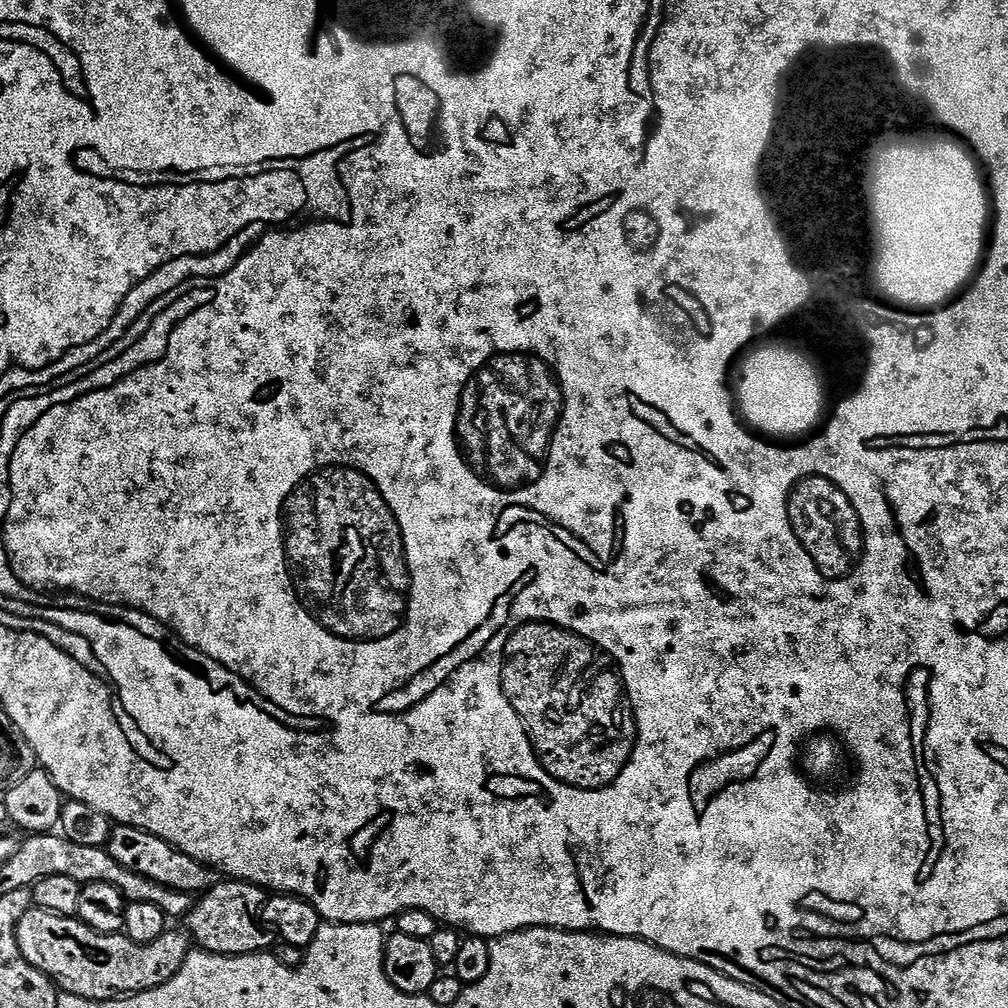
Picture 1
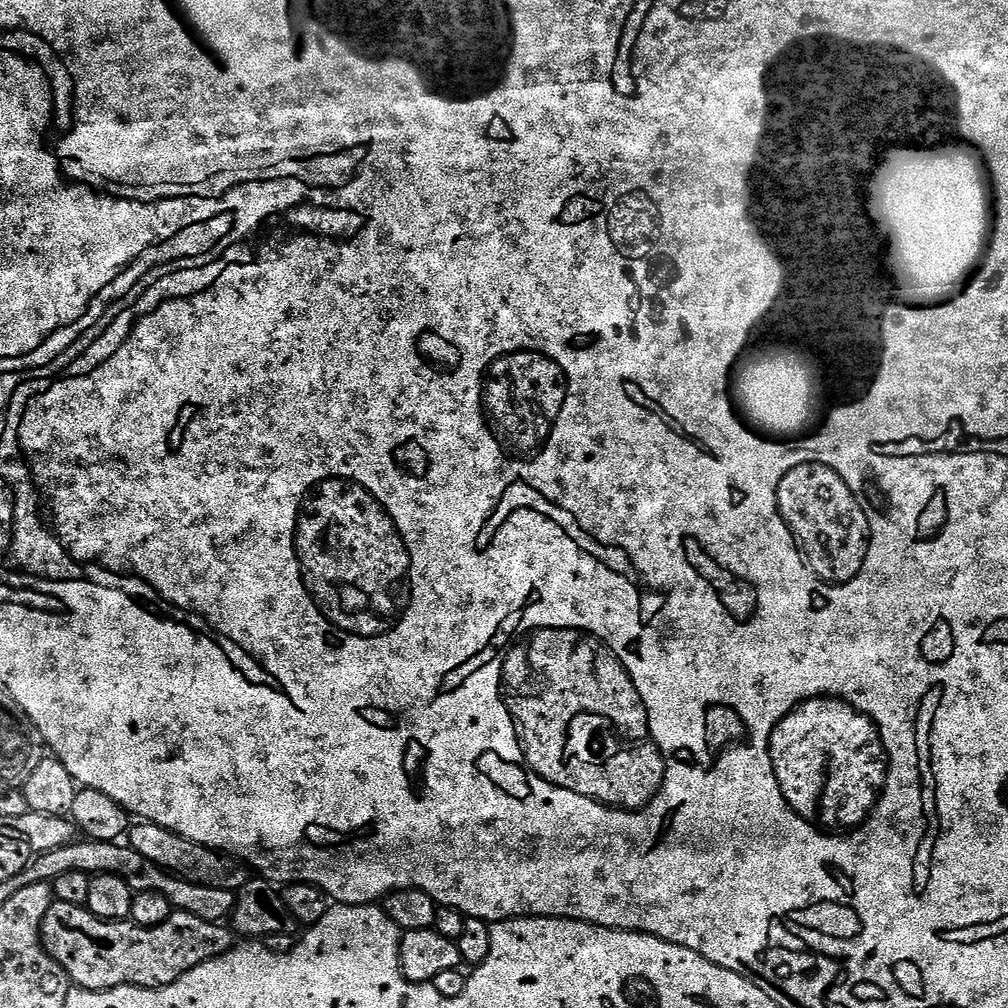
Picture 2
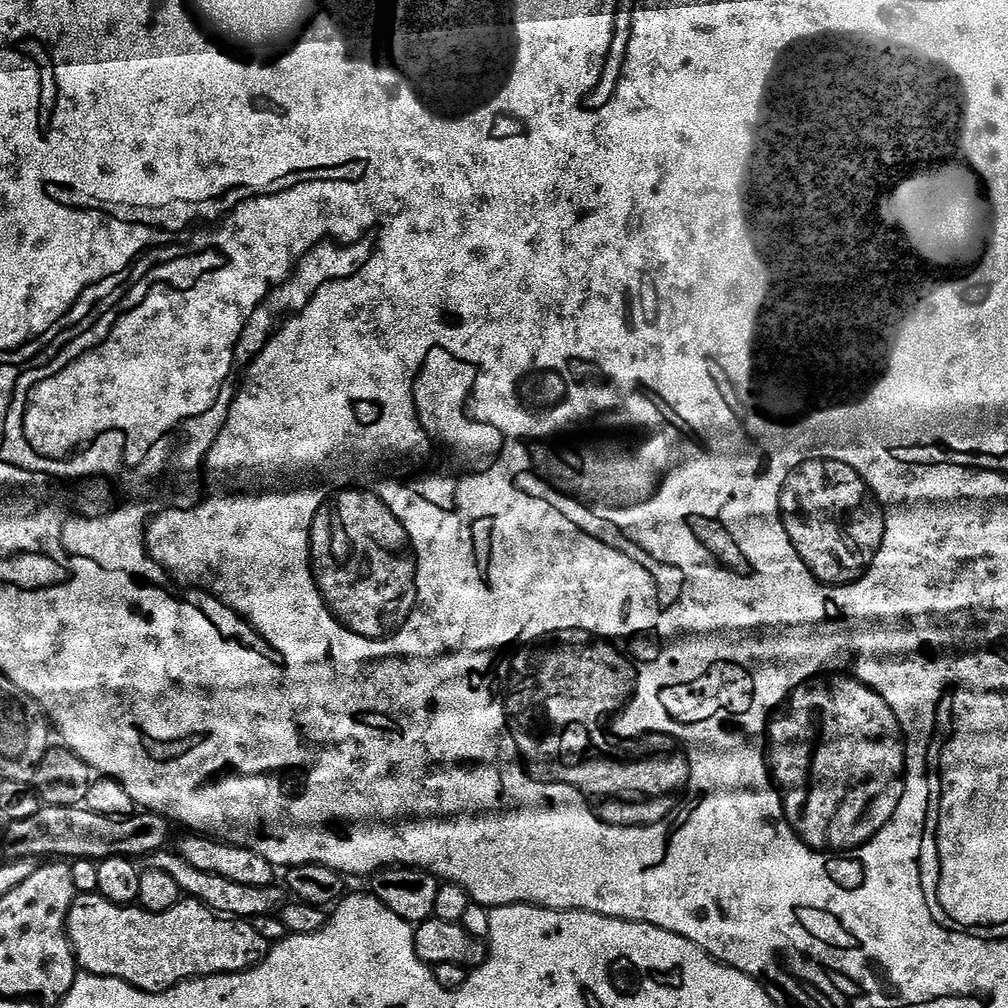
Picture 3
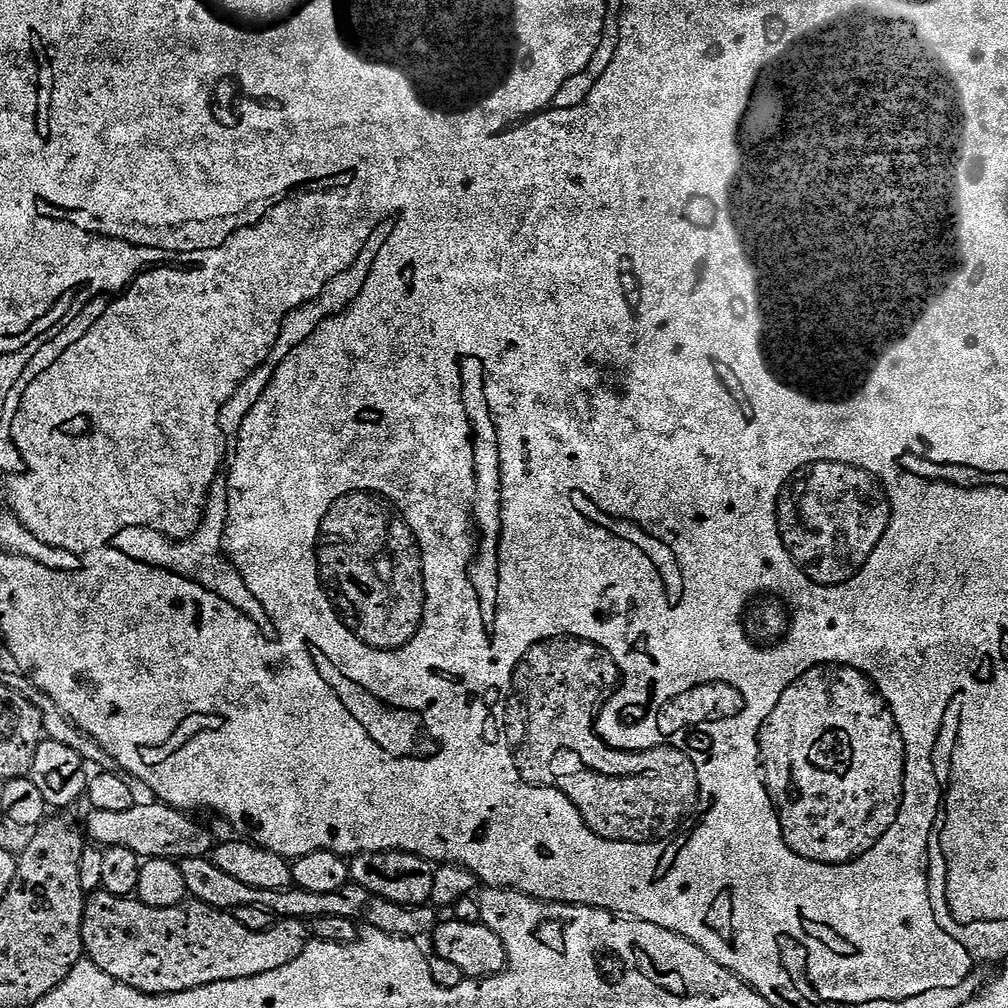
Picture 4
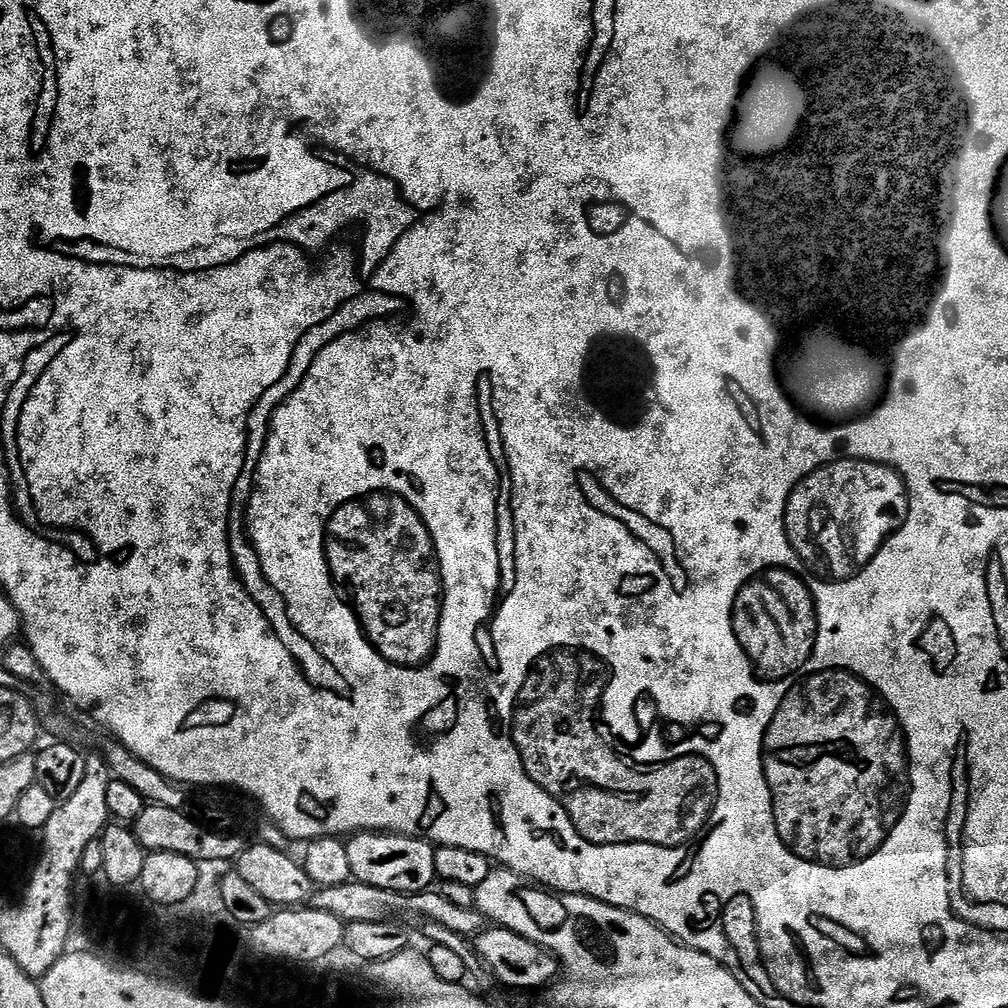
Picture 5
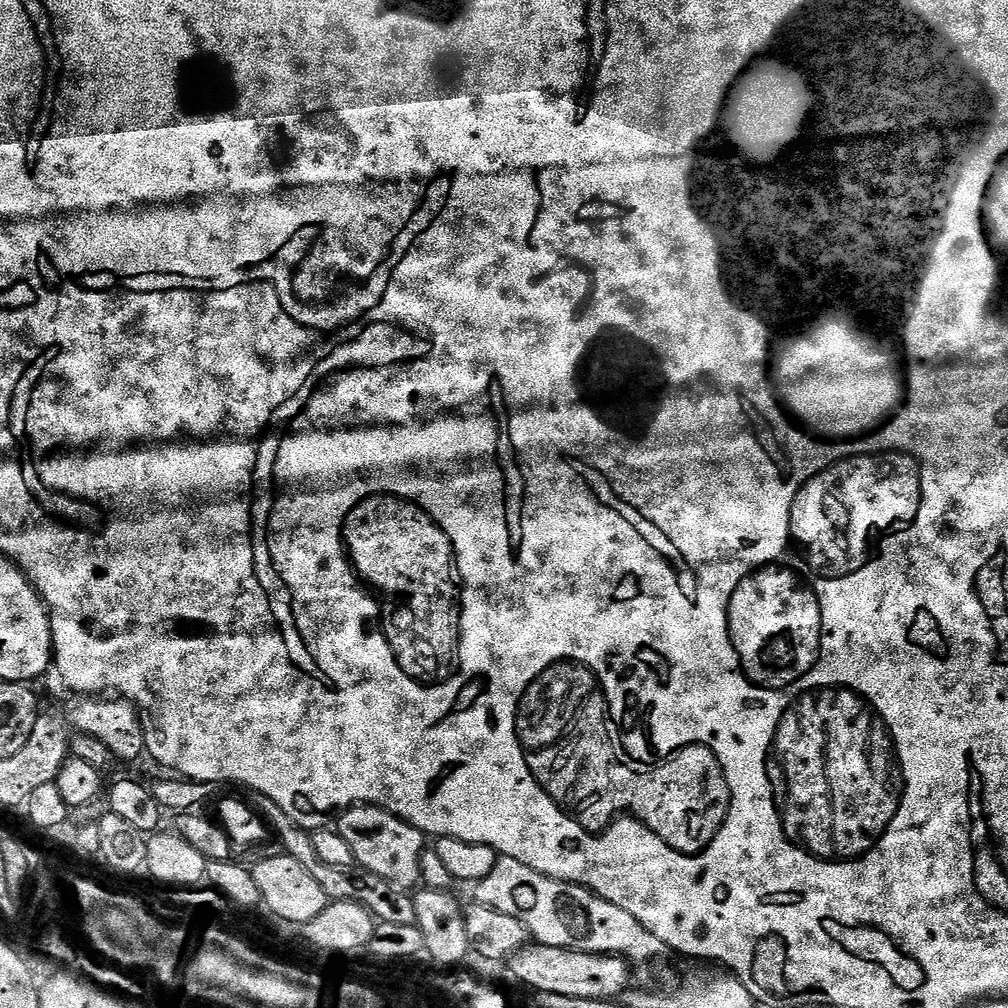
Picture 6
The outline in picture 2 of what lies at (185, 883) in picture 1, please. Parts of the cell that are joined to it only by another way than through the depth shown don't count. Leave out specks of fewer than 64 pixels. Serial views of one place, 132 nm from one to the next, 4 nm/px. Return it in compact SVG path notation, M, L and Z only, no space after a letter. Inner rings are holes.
M133 823L129 827L126 843L129 848L142 854L142 858L148 858L159 868L165 868L167 872L173 872L174 875L181 876L182 879L195 884L205 884L239 893L240 889L247 886L250 879L249 865L235 858L229 858L225 853L213 852L212 849L202 846L198 842L190 842L157 824Z

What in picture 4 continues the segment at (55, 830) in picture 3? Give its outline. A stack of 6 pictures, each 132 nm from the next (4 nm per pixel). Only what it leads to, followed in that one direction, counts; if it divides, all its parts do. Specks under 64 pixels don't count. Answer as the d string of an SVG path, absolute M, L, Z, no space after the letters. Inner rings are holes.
M137 802L130 810L111 811L92 808L89 811L86 836L93 845L103 849L123 846L126 850L134 850L141 861L174 860L186 858L205 858L213 851L214 839L204 824L195 820L195 815L187 811L172 808L163 802L144 804Z

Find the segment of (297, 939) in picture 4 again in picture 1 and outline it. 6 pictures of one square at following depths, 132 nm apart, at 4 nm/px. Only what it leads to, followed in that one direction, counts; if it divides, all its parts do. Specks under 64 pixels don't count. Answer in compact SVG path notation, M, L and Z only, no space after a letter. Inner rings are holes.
M35 906L29 908L28 913L17 922L16 937L18 946L22 950L22 958L26 958L26 962L30 962L30 966L42 970L42 974L50 977L53 984L59 986L64 992L73 992L75 996L91 1000L111 1000L114 994L143 992L146 988L155 987L157 984L169 980L180 969L190 951L190 937L184 930L180 930L180 932L166 930L153 944L139 944L119 932L102 934L98 930L86 926L75 916L63 916Z

